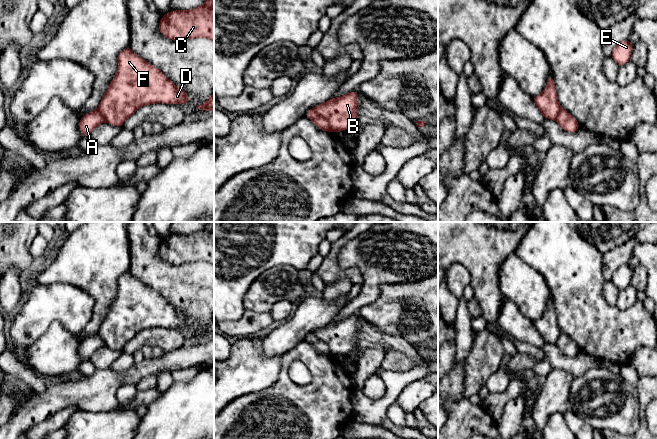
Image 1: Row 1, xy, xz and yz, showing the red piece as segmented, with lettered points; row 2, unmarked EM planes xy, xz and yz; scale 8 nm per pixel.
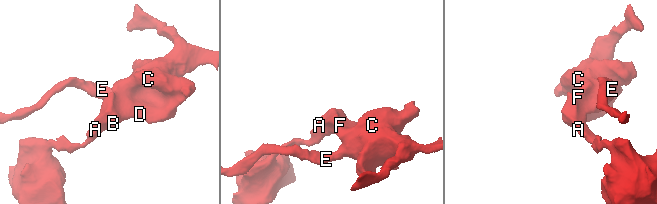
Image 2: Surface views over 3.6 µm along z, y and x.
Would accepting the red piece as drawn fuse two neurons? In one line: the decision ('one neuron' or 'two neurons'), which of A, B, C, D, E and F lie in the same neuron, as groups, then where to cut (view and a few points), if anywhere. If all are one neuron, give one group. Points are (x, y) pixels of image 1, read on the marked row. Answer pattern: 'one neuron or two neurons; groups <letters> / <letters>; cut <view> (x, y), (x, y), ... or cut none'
two neurons; groups A / B C D E F; cut xz (312, 109), (326, 120), (332, 131)

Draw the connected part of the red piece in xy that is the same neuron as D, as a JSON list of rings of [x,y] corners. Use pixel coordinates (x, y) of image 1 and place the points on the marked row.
[[[130,46],[119,53],[117,64],[118,70],[96,109],[107,123],[123,127],[125,120],[145,105],[191,103],[185,89],[176,87],[158,68],[135,54]]]

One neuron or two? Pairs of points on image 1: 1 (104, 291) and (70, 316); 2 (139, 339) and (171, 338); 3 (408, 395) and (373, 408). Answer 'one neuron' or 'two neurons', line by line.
1: two neurons
2: one neuron
3: two neurons

